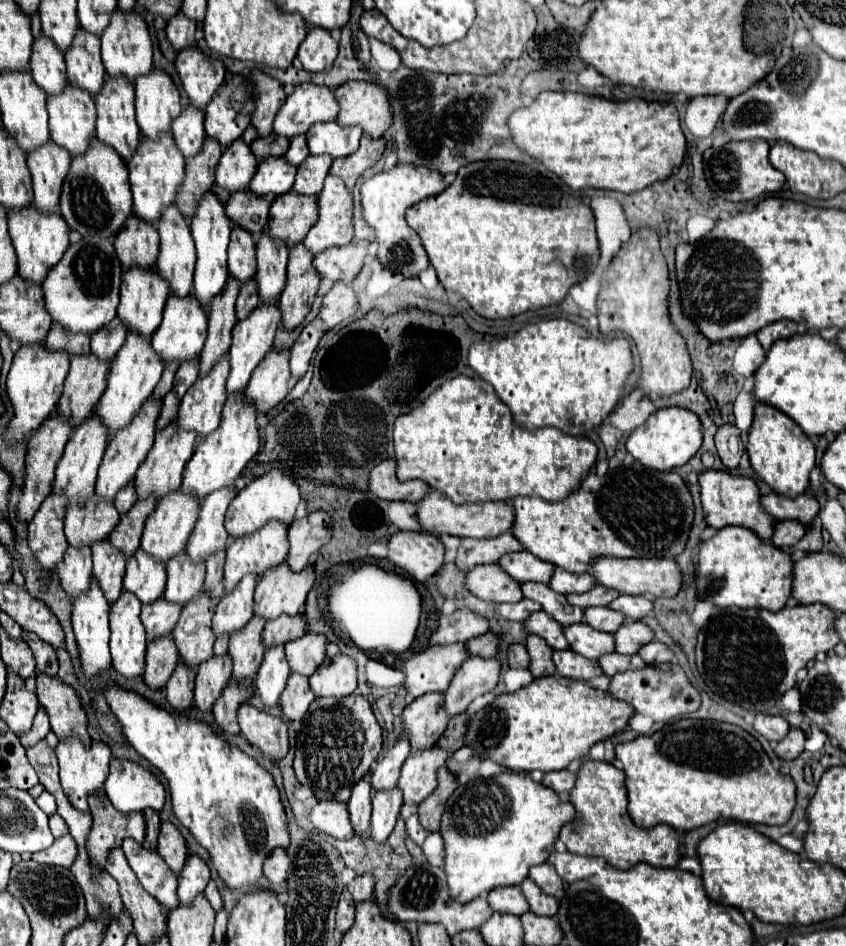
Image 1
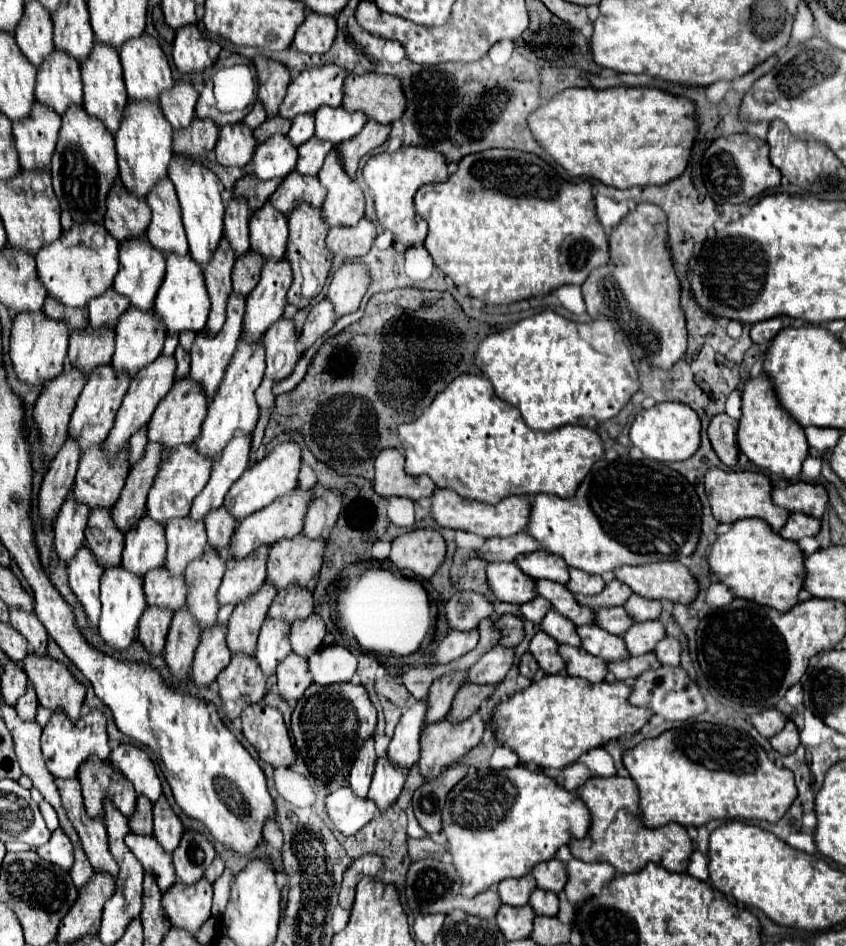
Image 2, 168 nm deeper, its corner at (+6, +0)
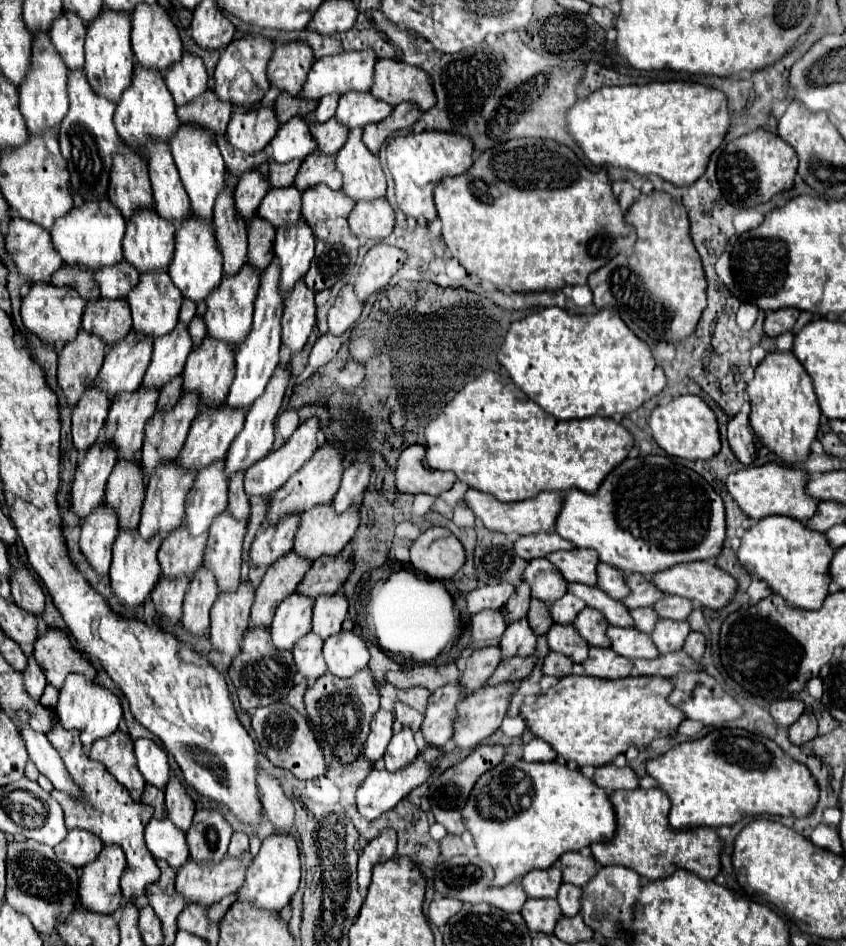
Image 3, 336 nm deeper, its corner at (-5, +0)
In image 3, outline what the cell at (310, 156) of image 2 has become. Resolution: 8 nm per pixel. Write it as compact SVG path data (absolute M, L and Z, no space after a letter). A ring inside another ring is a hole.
M330 118L326 122L314 122L314 126L310 126L310 132L324 154L336 154L348 138L348 128L342 126L336 118Z

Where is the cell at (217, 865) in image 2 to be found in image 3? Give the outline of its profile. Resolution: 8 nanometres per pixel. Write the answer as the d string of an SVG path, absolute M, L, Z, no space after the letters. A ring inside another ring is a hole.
M234 832L234 834L232 834L230 848L228 848L228 854L240 856L240 850L248 850L248 834L244 834L244 832Z

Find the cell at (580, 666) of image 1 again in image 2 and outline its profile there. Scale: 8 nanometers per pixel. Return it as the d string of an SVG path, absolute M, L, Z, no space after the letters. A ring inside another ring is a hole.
M559 646L559 654L565 660L565 670L569 676L579 676L589 682L601 682L607 674L605 660L599 660L589 652L583 652L583 648Z

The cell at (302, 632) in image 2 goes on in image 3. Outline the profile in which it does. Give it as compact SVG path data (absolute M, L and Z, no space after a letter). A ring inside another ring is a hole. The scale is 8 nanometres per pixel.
M334 592L330 596L320 594L314 604L314 618L312 618L312 630L318 632L318 636L324 636L324 640L336 632L340 632L342 622L348 614L348 598L344 592Z

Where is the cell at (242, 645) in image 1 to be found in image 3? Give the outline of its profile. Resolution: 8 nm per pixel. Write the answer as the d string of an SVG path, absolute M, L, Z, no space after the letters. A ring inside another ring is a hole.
M288 552L282 556L278 562L274 562L260 586L256 588L256 600L252 604L252 614L250 614L250 624L252 626L270 626L270 620L274 616L276 606L296 590L298 582L304 578L304 574L310 570L312 560L302 560L296 552Z

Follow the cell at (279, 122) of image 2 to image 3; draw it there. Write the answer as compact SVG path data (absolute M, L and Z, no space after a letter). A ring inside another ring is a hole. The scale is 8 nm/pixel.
M280 94L276 98L276 114L280 124L288 122L292 116L306 116L314 112L318 106L318 100L306 100L302 96L290 96L290 94Z

